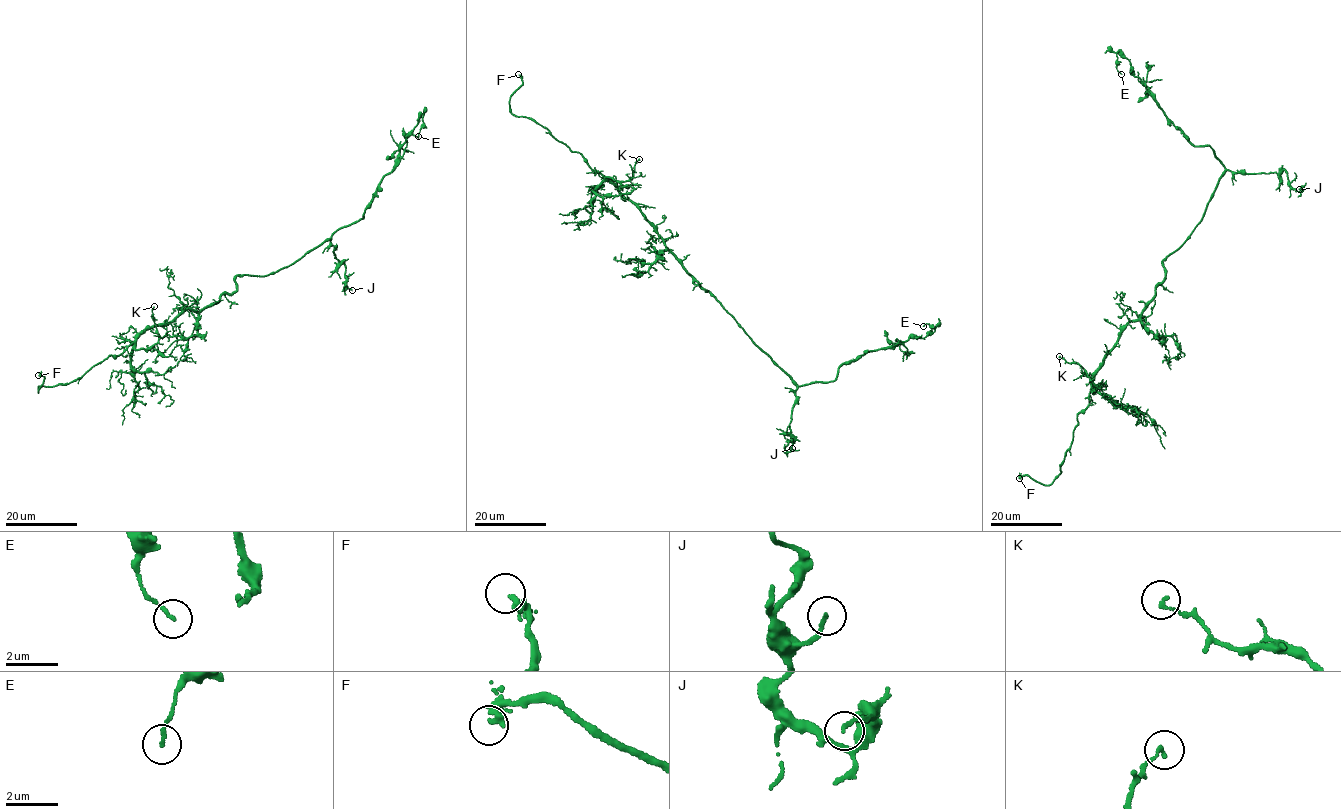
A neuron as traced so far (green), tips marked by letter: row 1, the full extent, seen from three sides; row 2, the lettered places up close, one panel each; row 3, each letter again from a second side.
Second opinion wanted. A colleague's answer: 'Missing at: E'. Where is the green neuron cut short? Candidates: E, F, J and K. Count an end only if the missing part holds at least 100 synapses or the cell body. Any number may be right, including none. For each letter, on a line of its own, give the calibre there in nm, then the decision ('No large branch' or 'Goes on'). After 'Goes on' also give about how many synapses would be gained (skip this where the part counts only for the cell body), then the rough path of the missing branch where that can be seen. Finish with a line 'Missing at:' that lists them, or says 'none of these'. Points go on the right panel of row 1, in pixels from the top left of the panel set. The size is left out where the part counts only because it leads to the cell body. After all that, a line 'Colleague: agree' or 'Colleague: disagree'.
E: Thickness 130 nm. No large branch
F: Thickness 160 nm. Goes on. Course of what is missing: (1019, 478), (1010, 477), (1002, 484)
J: Thickness 130 nm. No large branch
K: Thickness 130 nm. No large branch
Missing at: F
Colleague: disagree

